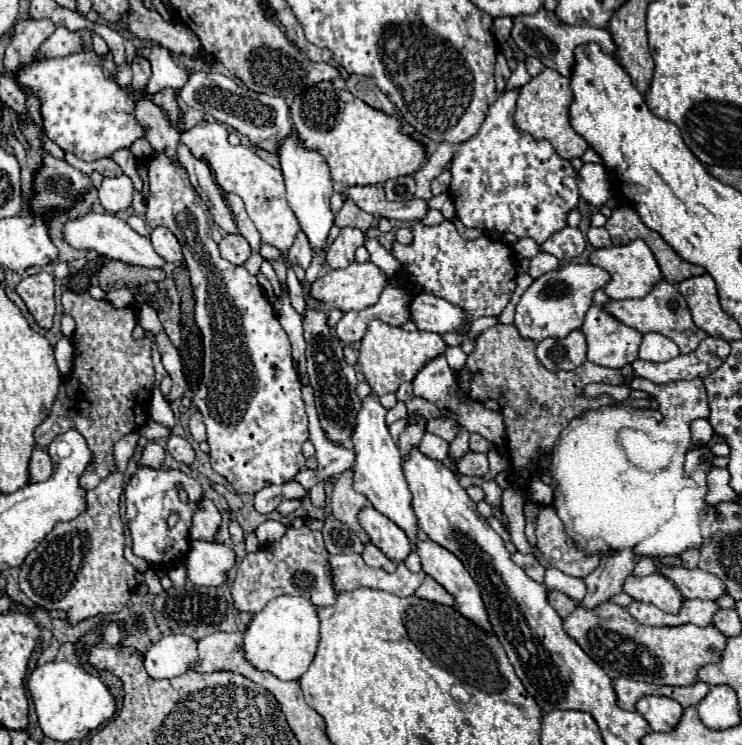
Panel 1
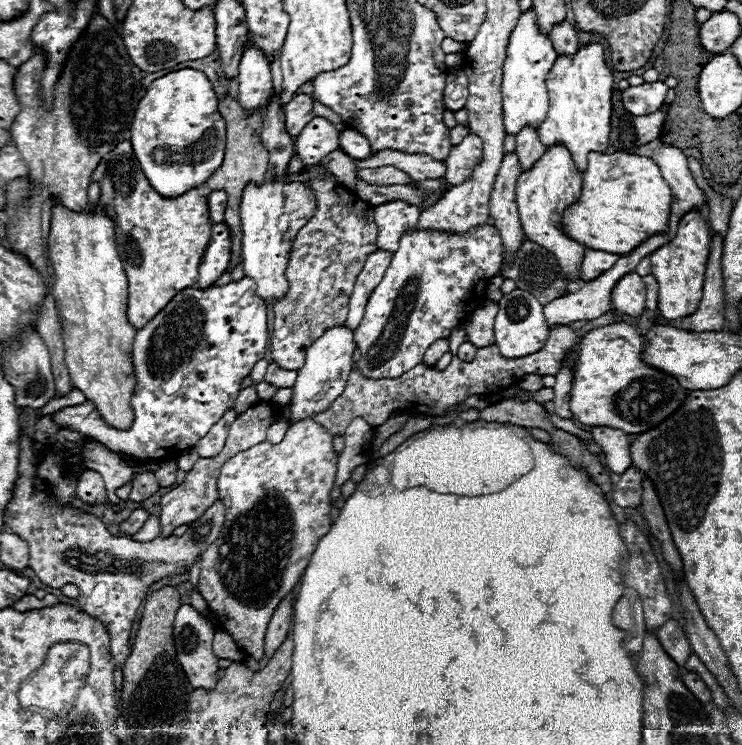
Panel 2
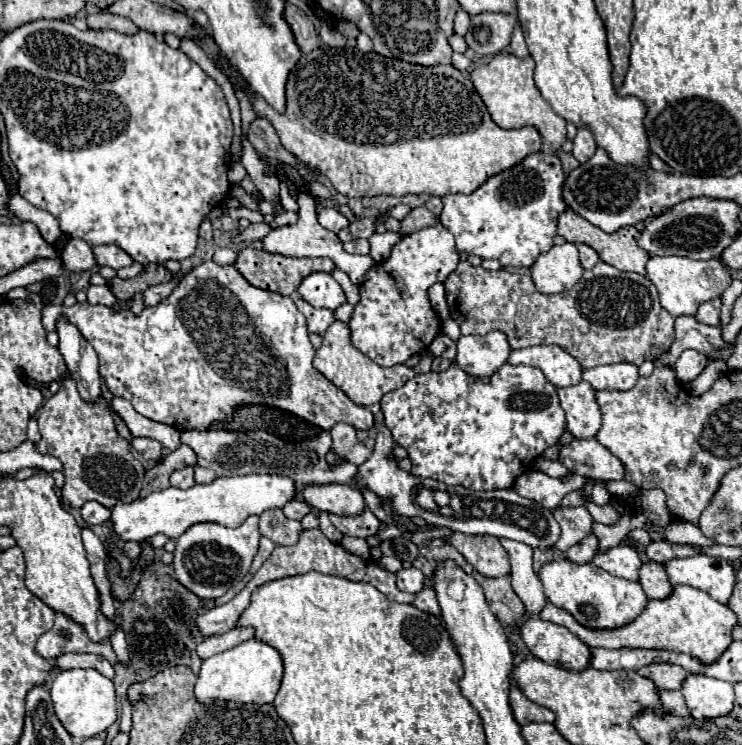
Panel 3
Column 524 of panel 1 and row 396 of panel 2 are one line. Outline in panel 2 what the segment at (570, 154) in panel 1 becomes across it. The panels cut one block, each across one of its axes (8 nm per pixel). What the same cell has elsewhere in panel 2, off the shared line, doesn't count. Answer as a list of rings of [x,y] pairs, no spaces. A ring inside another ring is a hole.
[[[56,202],[52,208],[48,256],[56,276],[52,296],[62,326],[72,386],[96,406],[108,426],[128,430],[134,422],[130,400],[136,388],[132,364],[136,328],[126,318],[128,278],[116,250],[116,224],[100,206],[96,212],[86,214],[70,212]]]

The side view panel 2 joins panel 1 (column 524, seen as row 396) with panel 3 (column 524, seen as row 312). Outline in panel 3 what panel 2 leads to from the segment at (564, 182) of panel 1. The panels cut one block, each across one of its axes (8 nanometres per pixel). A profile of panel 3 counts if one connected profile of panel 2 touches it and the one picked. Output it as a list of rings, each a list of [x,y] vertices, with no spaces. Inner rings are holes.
[[[534,152],[520,164],[490,176],[472,194],[444,196],[444,208],[438,220],[454,234],[460,252],[474,254],[482,260],[494,258],[502,266],[512,268],[532,266],[540,254],[554,246],[556,220],[568,208],[562,196],[564,180],[566,174],[556,154]]]

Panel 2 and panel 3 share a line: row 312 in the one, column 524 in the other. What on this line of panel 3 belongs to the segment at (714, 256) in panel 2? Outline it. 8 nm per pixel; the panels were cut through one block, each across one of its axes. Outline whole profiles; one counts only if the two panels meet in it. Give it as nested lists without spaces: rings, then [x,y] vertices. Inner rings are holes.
[[[512,686],[512,688],[510,688],[510,706],[512,706],[514,718],[516,718],[516,722],[518,722],[520,726],[530,724],[530,722],[553,723],[554,718],[556,718],[552,710],[536,704],[536,702],[532,702],[532,700],[528,700],[518,686]]]

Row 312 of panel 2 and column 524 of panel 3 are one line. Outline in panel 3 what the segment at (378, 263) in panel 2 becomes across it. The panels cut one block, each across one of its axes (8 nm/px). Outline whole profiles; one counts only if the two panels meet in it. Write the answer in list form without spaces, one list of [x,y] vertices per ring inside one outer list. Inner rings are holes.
[[[528,346],[514,350],[508,358],[510,364],[528,364],[544,372],[544,376],[556,386],[572,386],[582,380],[582,366],[564,348],[552,346]]]

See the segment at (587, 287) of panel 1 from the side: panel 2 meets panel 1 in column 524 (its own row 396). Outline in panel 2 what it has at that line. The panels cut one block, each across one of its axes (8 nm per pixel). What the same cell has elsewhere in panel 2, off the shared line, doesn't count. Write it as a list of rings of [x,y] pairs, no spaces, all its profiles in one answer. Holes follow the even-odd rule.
[[[344,326],[326,330],[316,342],[312,342],[308,346],[306,362],[298,370],[298,378],[292,386],[292,400],[288,404],[288,410],[290,410],[288,422],[290,424],[306,420],[314,414],[328,410],[330,404],[344,392],[346,380],[348,380],[352,366],[354,366],[354,350],[356,350],[354,334],[352,334],[352,330],[348,330]]]

